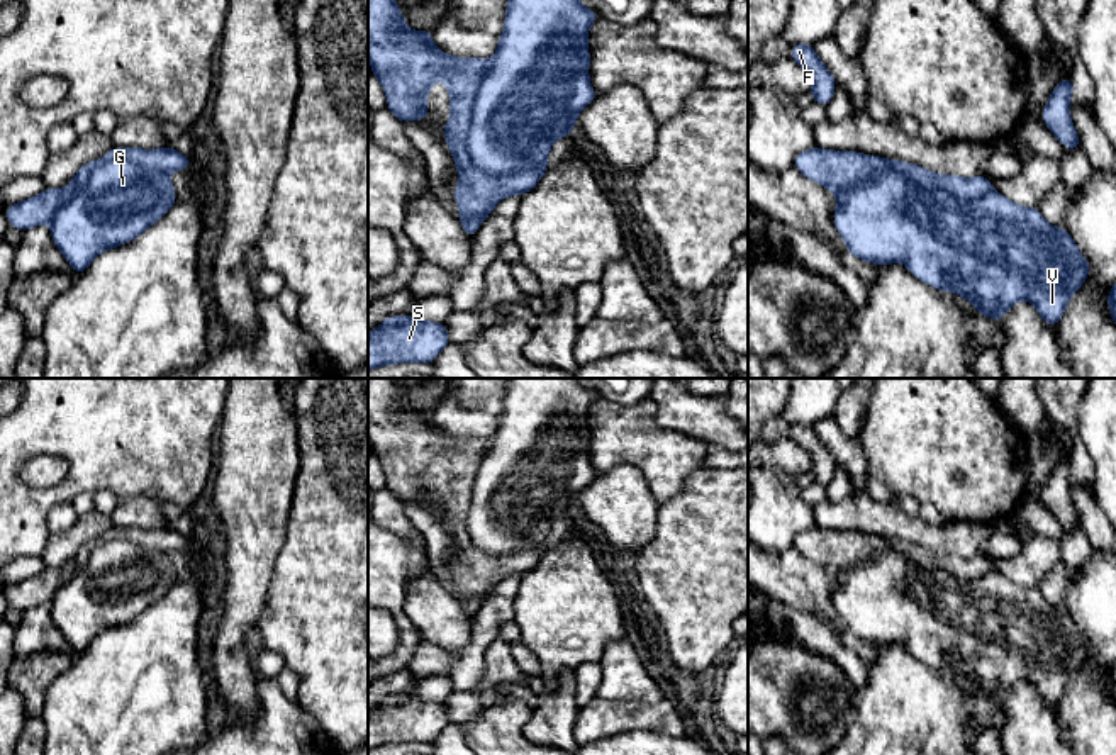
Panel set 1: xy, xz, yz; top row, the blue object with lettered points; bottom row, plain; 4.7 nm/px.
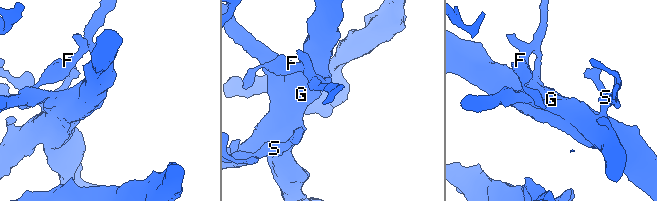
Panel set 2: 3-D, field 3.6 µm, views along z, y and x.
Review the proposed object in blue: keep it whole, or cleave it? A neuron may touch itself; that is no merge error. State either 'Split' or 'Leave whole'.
Split

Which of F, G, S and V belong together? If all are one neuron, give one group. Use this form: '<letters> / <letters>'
F S / G V

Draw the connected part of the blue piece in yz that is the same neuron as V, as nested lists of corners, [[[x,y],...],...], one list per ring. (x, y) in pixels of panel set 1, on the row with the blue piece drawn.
[[[880,168],[865,183],[834,192],[834,197],[833,222],[851,256],[879,266],[902,263],[918,280],[945,294],[962,295],[980,316],[994,321],[1016,302],[1028,300],[1046,324],[1058,326],[1072,295],[1091,273],[1091,266],[1063,226],[1050,226],[1038,207],[1023,207],[999,192],[960,200],[945,188],[924,190],[896,170]]]

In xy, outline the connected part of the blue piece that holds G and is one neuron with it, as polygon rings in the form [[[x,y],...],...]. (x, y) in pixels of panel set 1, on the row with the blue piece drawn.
[[[103,159],[85,188],[71,192],[51,221],[51,238],[78,275],[103,251],[139,238],[176,202],[168,175],[142,168],[129,159]]]

